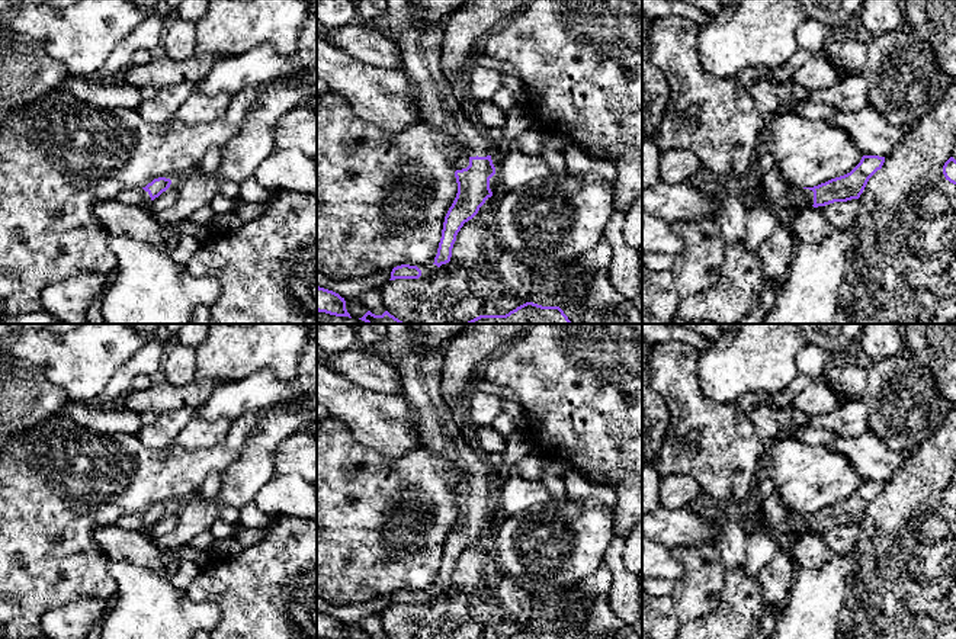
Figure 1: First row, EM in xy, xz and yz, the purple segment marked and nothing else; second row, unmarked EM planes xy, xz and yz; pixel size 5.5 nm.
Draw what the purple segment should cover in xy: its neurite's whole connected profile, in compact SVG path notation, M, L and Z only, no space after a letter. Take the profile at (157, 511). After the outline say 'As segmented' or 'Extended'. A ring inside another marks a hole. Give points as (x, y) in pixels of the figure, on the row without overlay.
M158 502L154 504L142 514L128 514L116 521L116 526L128 532L150 533L151 527L166 517L171 510L170 504Z. Extended

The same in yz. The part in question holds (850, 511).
M863 481L860 488L847 500L831 504L814 513L796 514L790 511L774 492L754 508L760 524L782 539L806 532L825 532L834 527L859 524L869 504L882 494L885 482Z. Extended

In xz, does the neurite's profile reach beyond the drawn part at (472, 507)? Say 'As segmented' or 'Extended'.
Extended

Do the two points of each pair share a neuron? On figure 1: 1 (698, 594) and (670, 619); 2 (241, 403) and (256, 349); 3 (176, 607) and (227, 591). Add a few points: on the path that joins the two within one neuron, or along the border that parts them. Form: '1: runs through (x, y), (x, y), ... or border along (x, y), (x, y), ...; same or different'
1: runs through (690, 599), (677, 612); same
2: border along (282, 379), (268, 371), (257, 371), (220, 385); different
3: border along (182, 588), (195, 601), (212, 601), (220, 623); different

